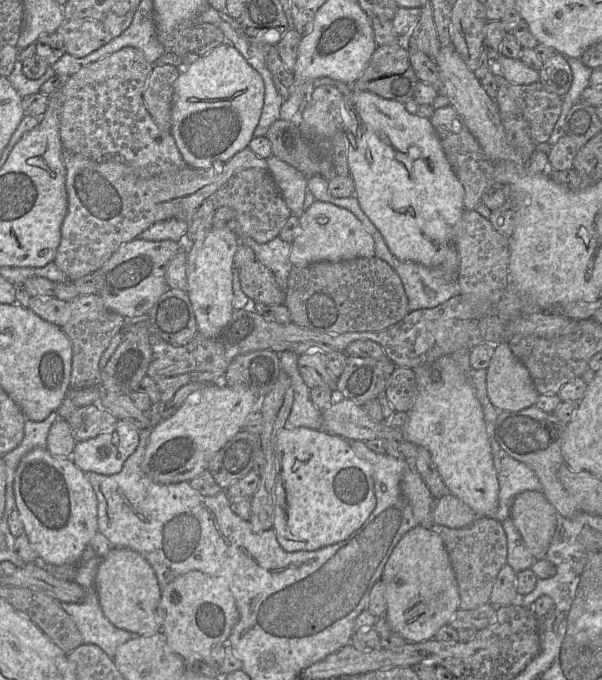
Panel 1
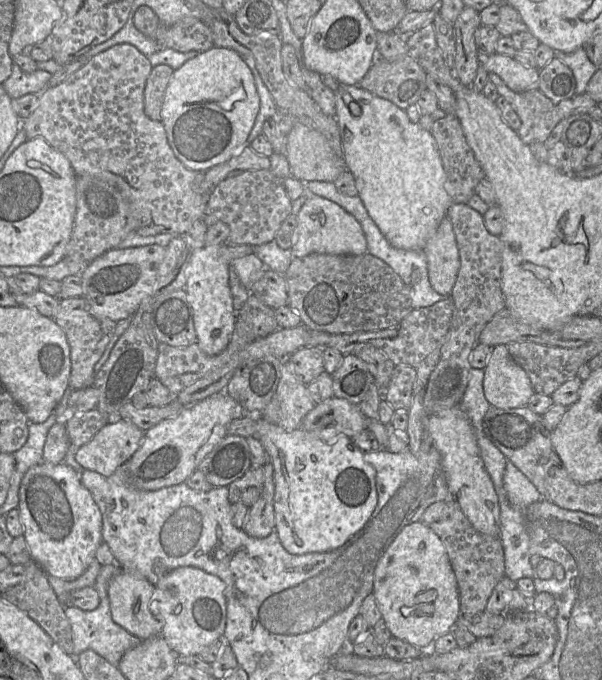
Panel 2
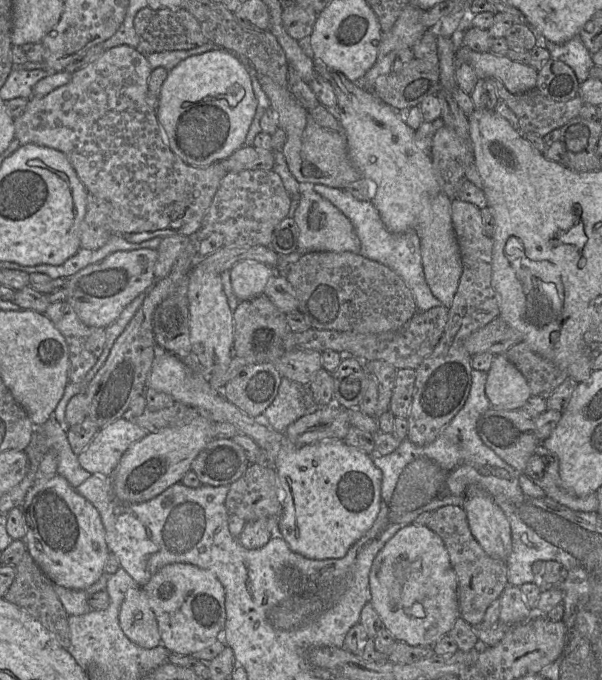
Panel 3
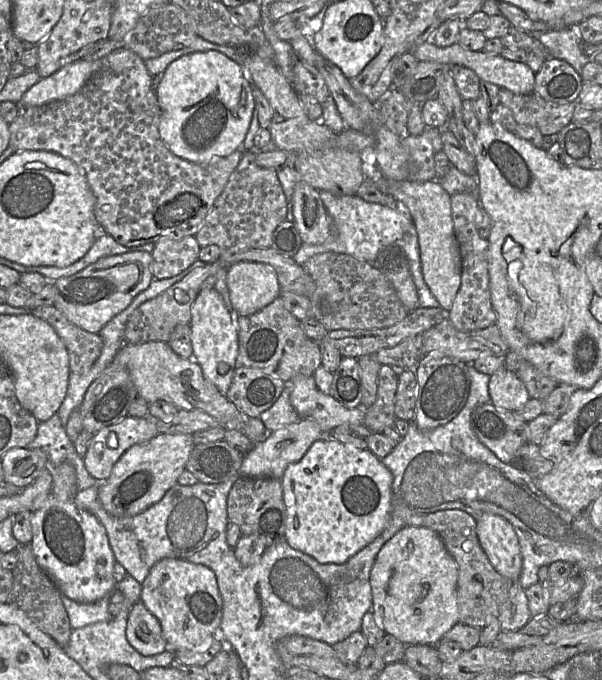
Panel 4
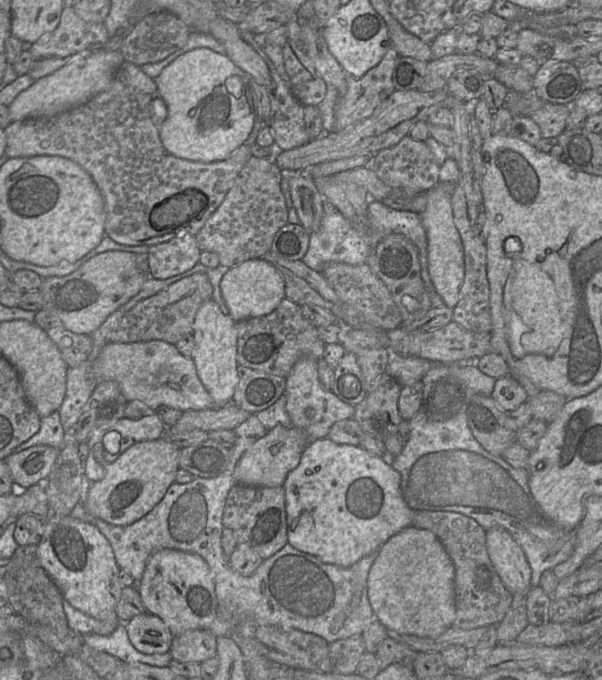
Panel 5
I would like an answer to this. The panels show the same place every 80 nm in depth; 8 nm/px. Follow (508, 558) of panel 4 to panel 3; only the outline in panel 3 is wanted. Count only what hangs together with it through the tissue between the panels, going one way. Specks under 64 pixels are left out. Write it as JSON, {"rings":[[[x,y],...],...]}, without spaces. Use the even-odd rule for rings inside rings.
{"rings":[[[477,486],[466,489],[463,508],[470,530],[491,558],[506,561],[512,550],[511,527],[502,509]]]}

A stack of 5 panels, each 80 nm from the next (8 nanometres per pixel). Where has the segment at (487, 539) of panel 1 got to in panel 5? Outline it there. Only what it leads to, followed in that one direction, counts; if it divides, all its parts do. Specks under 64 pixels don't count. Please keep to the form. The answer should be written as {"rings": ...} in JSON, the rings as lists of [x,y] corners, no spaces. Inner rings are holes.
{"rings":[[[415,511],[412,526],[434,533],[454,564],[456,618],[452,626],[468,630],[497,625],[512,606],[513,596],[491,563],[486,531],[473,518],[450,511]]]}

